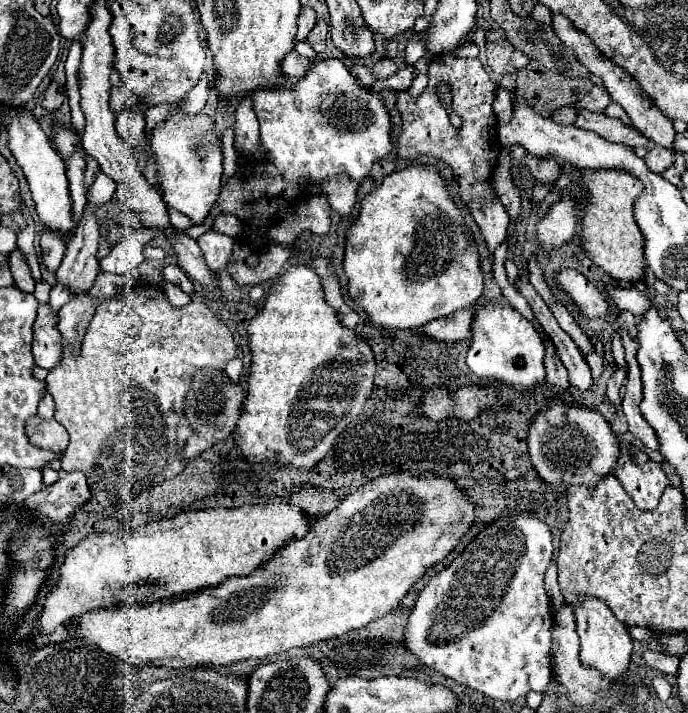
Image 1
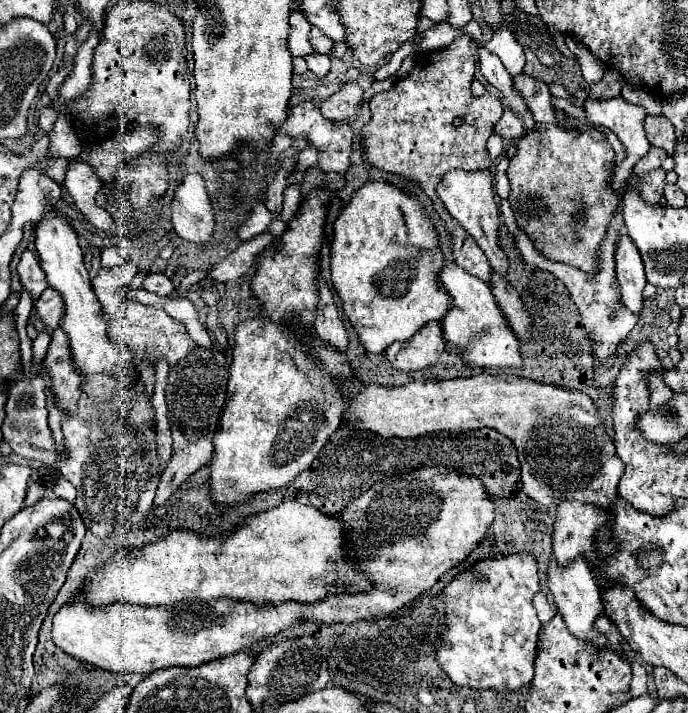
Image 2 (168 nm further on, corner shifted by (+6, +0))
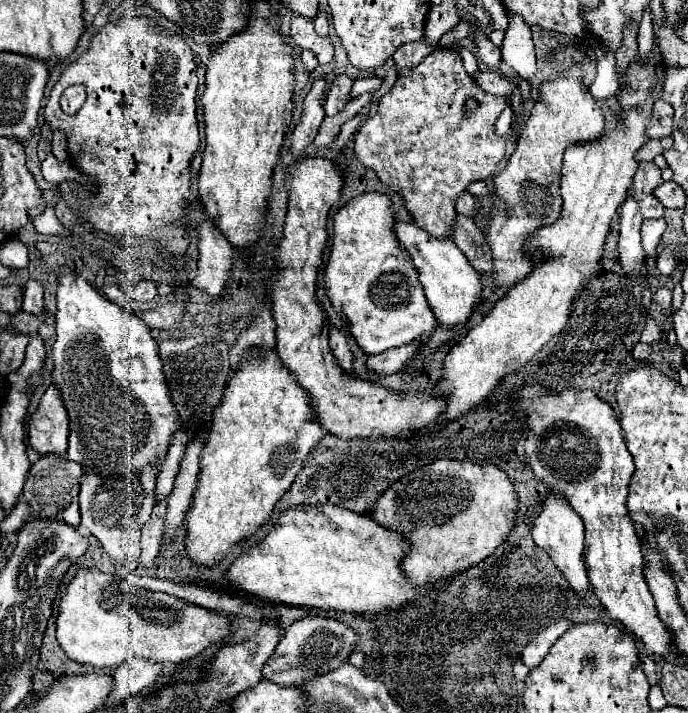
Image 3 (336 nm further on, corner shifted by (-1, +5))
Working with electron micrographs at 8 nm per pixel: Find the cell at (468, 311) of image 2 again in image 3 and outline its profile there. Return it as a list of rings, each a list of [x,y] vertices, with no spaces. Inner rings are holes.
[[[404,221],[396,223],[396,235],[398,241],[402,241],[402,247],[410,253],[416,269],[420,271],[420,283],[426,291],[428,303],[438,323],[446,327],[454,327],[470,321],[474,309],[482,303],[482,281],[480,281],[480,273],[470,265],[470,261],[456,247],[456,243],[446,239],[434,239],[418,225],[404,223]]]

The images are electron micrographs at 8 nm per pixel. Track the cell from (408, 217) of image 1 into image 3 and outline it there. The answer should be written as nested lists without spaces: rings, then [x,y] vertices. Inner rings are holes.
[[[364,193],[348,201],[336,215],[334,215],[334,243],[332,253],[326,265],[326,287],[328,297],[336,309],[336,313],[348,319],[348,329],[358,345],[368,353],[376,355],[392,347],[406,345],[418,337],[430,335],[438,321],[432,307],[426,301],[424,289],[418,281],[418,271],[410,255],[400,245],[394,229],[396,229],[396,213],[392,209],[392,201],[384,193]]]

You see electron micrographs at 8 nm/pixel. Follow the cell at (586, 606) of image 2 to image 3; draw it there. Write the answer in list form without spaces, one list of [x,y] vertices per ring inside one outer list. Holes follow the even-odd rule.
[[[552,491],[548,495],[548,499],[544,501],[542,513],[534,521],[532,537],[538,547],[546,549],[546,553],[552,559],[552,563],[556,565],[556,569],[560,569],[564,579],[574,589],[576,597],[580,601],[584,601],[586,593],[590,589],[590,579],[588,579],[588,571],[586,571],[586,563],[584,563],[584,523],[576,515],[576,511],[570,507],[570,503],[566,503],[566,499],[562,495],[558,495],[556,491]]]

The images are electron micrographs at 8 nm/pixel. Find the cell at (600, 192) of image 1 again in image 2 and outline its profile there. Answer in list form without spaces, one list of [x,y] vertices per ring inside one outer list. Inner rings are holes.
[[[559,108],[555,112],[559,116],[555,124],[537,124],[535,132],[539,132],[539,136],[523,136],[523,140],[517,142],[517,152],[507,168],[507,178],[511,182],[509,204],[515,214],[517,228],[527,234],[539,254],[547,260],[569,264],[583,272],[595,272],[599,242],[603,240],[605,228],[609,226],[613,210],[619,202],[609,186],[609,166],[615,160],[615,152],[601,130],[569,116]],[[573,212],[581,212],[583,222],[575,222]]]

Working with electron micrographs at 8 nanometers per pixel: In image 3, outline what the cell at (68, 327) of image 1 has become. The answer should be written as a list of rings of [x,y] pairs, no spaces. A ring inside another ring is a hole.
[[[56,383],[48,385],[36,413],[30,419],[30,445],[40,453],[64,455],[68,449],[68,413]]]

